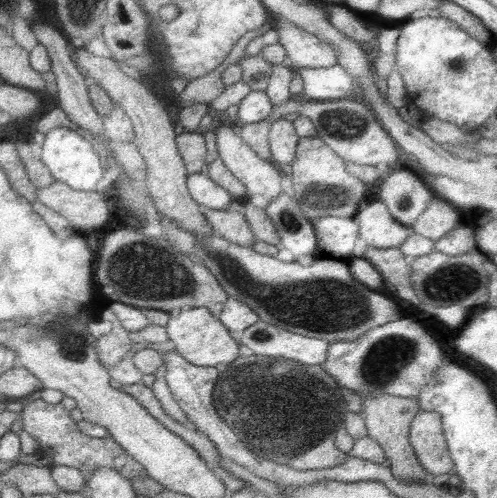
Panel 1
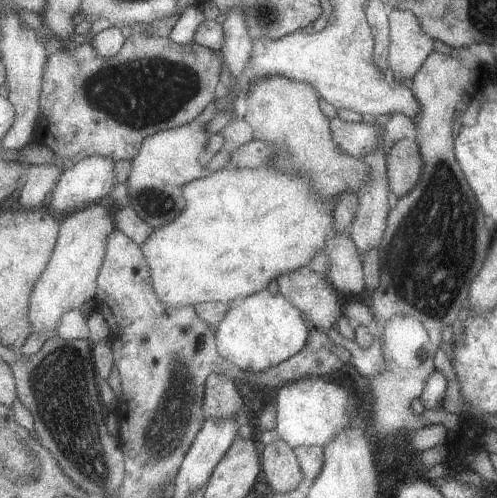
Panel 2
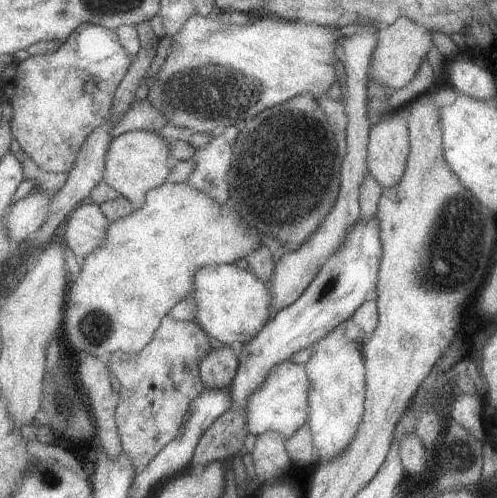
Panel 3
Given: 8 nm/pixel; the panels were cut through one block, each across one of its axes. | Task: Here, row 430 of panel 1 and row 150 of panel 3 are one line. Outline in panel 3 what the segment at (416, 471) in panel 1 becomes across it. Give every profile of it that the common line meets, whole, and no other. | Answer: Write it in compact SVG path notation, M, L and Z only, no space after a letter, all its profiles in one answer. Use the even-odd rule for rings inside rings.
M389 112L389 122L377 122L369 128L367 168L383 188L393 188L401 182L409 158L409 128L407 122Z

